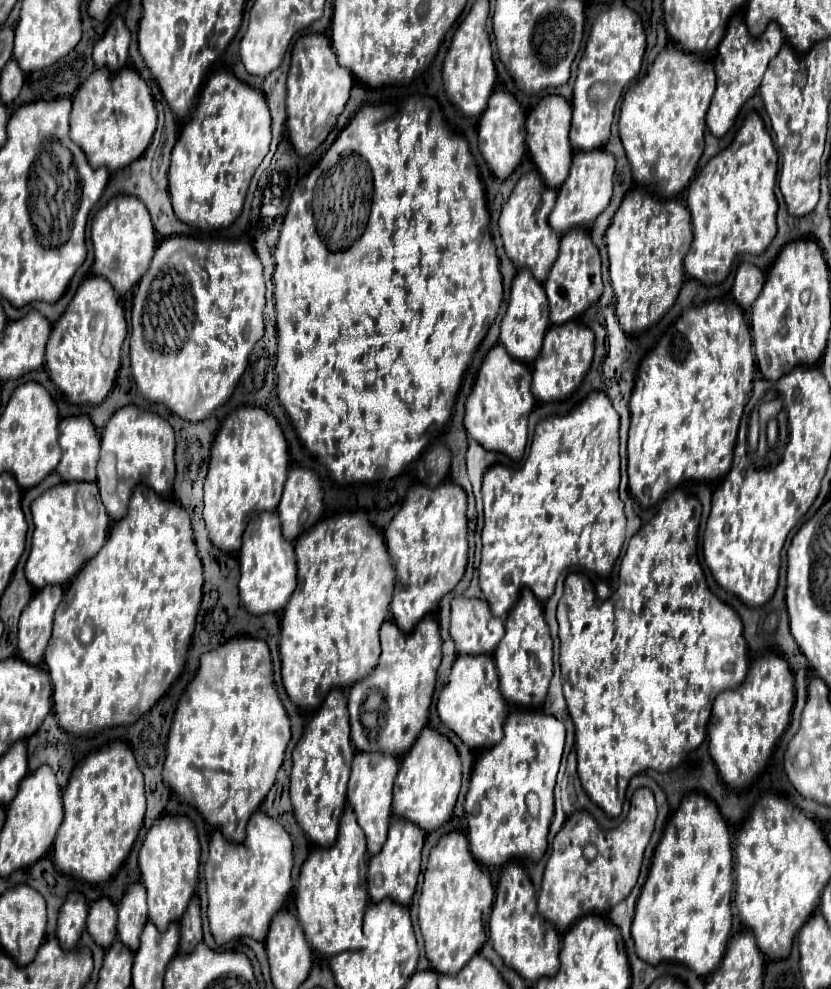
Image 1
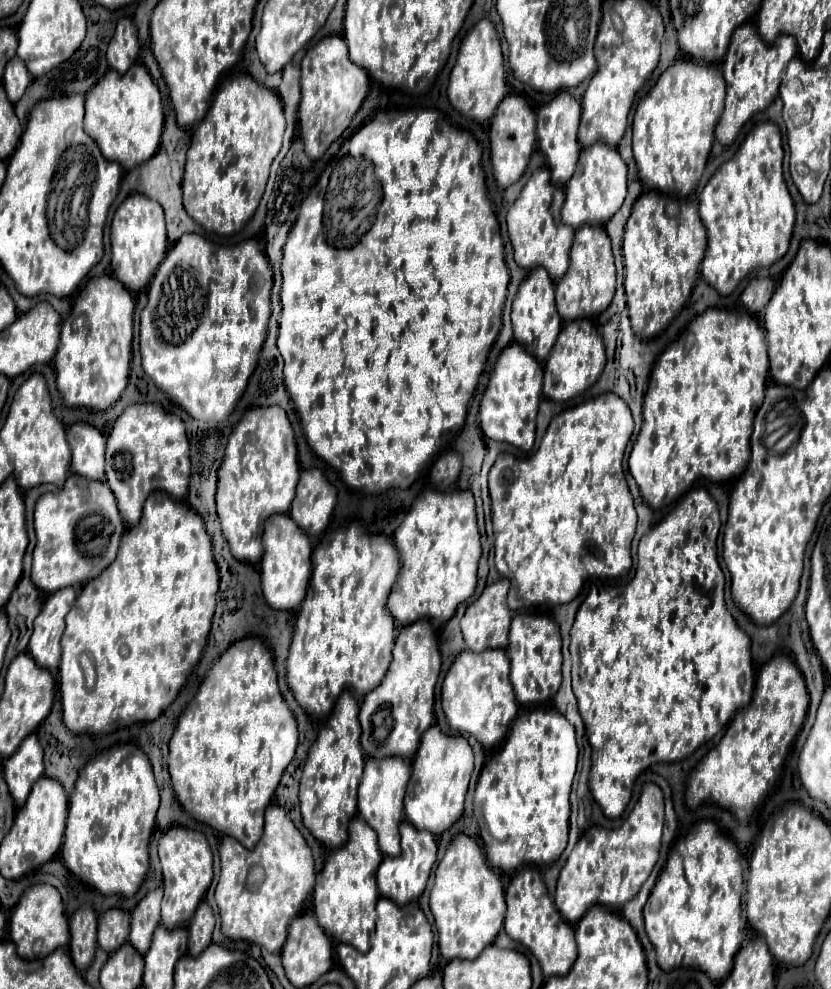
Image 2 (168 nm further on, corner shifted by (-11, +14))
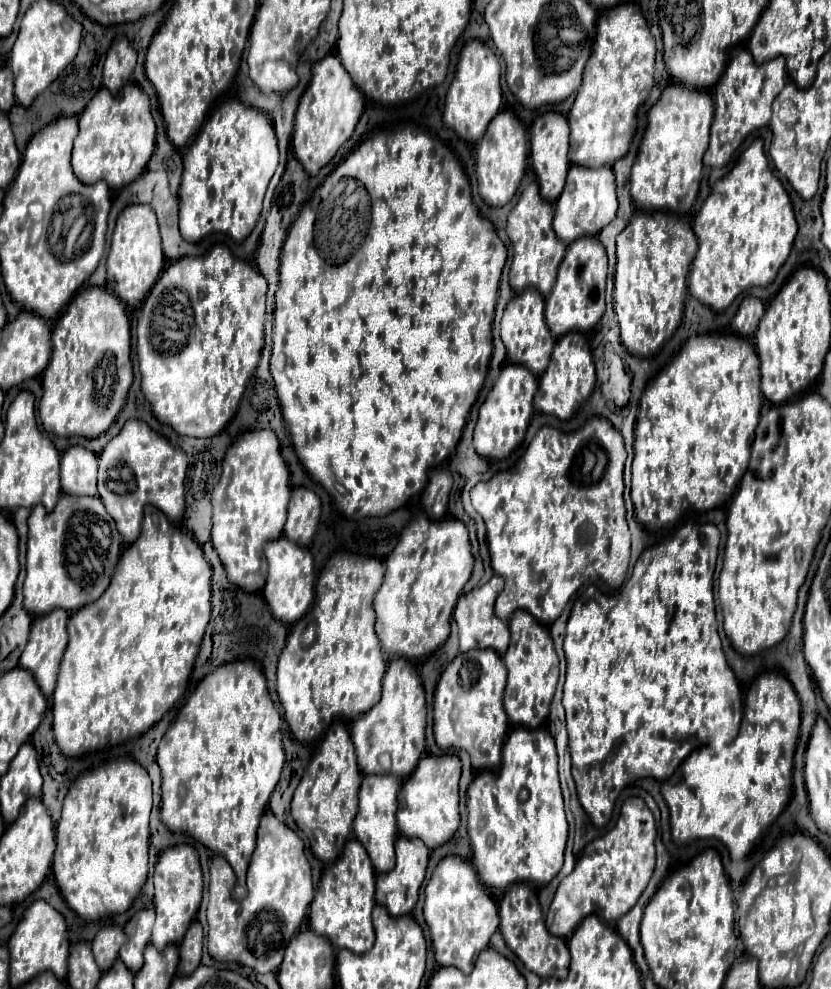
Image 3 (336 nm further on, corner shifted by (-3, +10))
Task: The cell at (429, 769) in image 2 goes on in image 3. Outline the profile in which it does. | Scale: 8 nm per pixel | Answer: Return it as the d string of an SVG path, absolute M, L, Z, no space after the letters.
M457 754L421 756L415 772L403 782L399 794L397 808L399 832L403 836L421 838L431 850L445 844L459 828L459 778L461 778L461 760Z

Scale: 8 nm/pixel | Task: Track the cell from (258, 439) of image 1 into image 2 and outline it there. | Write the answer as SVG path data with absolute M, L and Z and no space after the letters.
M251 408L233 428L217 480L217 516L221 532L237 560L259 564L263 524L273 514L287 514L299 480L297 446L283 408Z

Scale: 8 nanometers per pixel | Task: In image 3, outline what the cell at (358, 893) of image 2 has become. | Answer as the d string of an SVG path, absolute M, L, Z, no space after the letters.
M351 838L347 840L343 854L335 864L331 864L317 886L315 898L311 902L309 922L311 928L325 936L335 948L347 948L355 954L363 954L371 948L375 934L371 924L371 910L375 906L375 868L371 864L371 858L365 850L365 846Z

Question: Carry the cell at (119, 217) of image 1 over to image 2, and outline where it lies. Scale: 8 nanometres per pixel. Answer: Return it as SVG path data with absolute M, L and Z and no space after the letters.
M131 194L115 212L111 224L111 248L113 248L113 260L111 260L113 276L127 290L133 292L143 290L151 282L157 266L163 262L165 252L169 250L163 208L143 194Z

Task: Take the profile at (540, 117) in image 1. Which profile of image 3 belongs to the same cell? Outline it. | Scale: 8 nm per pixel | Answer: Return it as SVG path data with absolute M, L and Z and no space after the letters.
M545 112L539 118L535 118L535 122L531 126L531 164L533 164L533 170L539 180L541 196L545 200L555 202L559 198L559 192L563 190L569 166L571 166L569 158L567 158L567 150L569 150L567 116L563 116L559 112Z

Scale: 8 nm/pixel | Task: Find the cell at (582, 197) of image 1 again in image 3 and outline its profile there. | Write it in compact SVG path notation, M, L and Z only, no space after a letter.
M573 164L569 168L565 190L555 202L553 230L559 236L559 240L569 244L571 240L577 240L579 236L597 236L601 228L607 226L617 214L617 192L615 190L617 186L615 186L615 176L611 172L611 166L587 168L587 166Z

